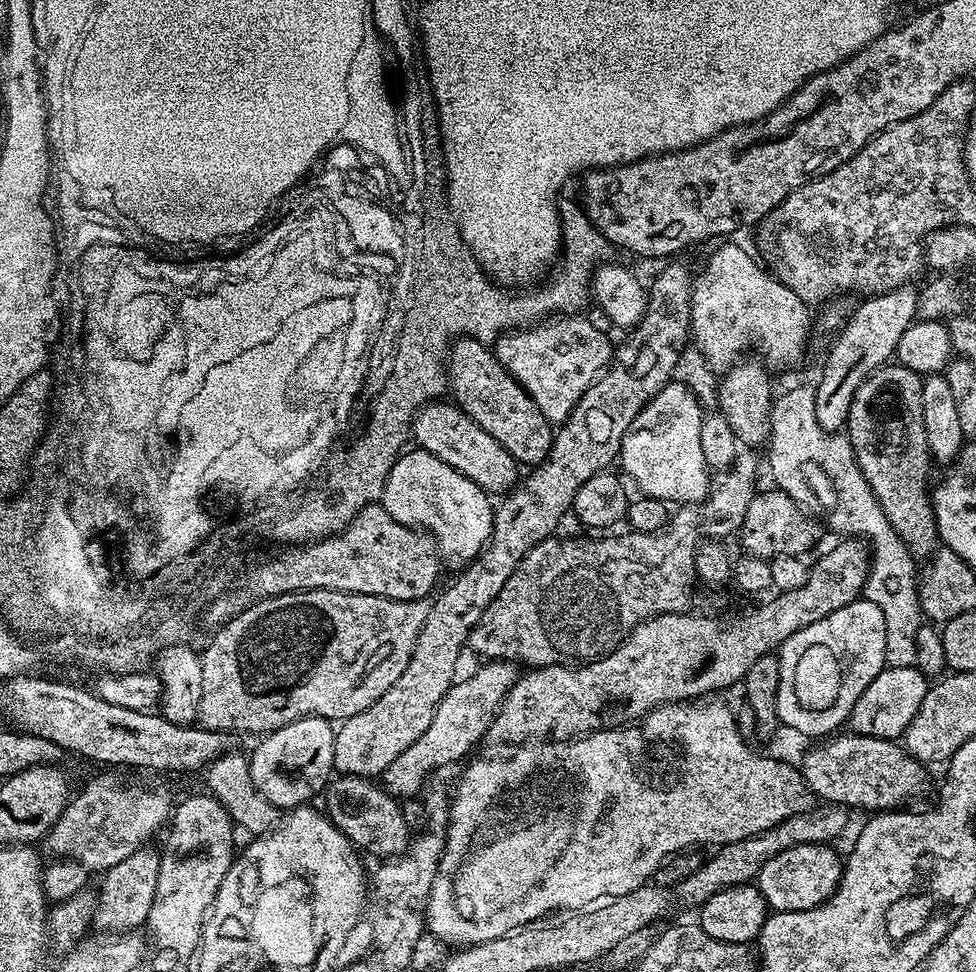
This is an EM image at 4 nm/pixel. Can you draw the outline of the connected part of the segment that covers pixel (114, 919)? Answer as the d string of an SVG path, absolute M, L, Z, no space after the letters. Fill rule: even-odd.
M145 846L134 850L134 854L130 854L130 858L118 862L118 866L109 868L103 873L104 880L98 887L98 895L96 898L96 909L92 915L92 924L95 927L108 928L104 930L115 930L117 933L124 934L129 930L136 930L136 927L147 925L148 915L150 914L150 905L154 902L154 890L158 886L158 866L160 865L160 852L152 849L152 846Z

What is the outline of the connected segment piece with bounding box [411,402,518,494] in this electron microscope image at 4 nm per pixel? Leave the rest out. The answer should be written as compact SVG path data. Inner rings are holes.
M433 402L421 408L412 421L413 441L417 440L419 451L434 454L434 458L442 458L446 466L458 470L466 478L470 478L477 486L489 494L507 494L518 484L516 468L518 462L508 453L474 418L467 416L455 403Z

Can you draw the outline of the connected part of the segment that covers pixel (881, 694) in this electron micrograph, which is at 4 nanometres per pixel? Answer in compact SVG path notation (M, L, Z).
M914 666L911 668L885 667L883 672L862 690L862 698L854 702L852 712L848 715L851 731L858 736L873 736L883 740L896 740L903 737L906 726L918 714L918 706L922 706L922 698L926 698L930 684L923 672Z

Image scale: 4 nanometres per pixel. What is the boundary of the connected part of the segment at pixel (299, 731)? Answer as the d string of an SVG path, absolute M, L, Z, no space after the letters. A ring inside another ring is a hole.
M323 716L303 717L267 733L250 752L248 773L254 786L275 808L291 810L312 802L328 787L334 776L333 721Z

